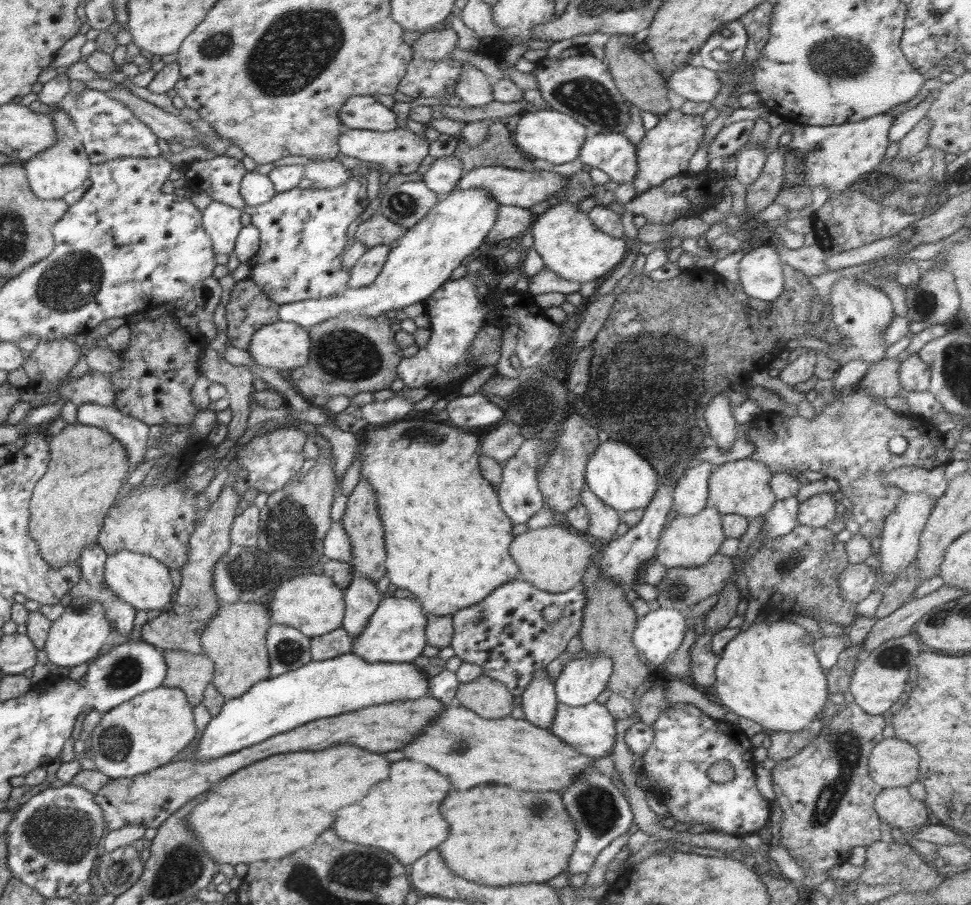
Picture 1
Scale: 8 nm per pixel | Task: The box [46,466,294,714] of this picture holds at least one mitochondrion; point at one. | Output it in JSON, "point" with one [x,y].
{"point":[248,573]}

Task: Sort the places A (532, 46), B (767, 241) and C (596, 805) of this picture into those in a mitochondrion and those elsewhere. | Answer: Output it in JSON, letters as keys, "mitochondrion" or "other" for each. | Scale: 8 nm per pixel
{"A":"other","B":"other","C":"mitochondrion"}

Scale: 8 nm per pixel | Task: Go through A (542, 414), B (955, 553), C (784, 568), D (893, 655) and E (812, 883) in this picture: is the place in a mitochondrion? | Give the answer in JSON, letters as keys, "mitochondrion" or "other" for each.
{"A":"mitochondrion","B":"other","C":"mitochondrion","D":"mitochondrion","E":"other"}

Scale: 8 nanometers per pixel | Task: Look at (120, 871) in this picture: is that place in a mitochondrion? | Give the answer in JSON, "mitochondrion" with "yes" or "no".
{"mitochondrion":"yes"}

